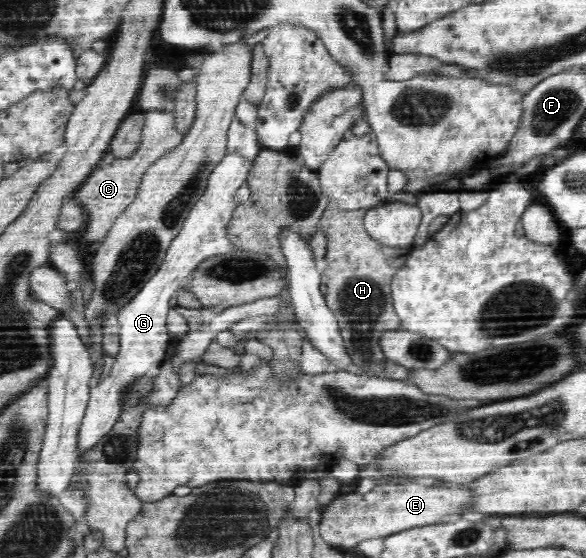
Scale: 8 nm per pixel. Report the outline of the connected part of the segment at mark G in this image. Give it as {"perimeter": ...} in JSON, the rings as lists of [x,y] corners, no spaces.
{"perimeter":[[[228,152],[223,156],[223,160],[220,160],[208,178],[204,195],[191,208],[181,232],[171,240],[155,276],[145,282],[141,291],[117,314],[120,324],[120,349],[114,356],[115,364],[109,376],[90,389],[87,410],[78,432],[78,458],[81,458],[81,454],[87,449],[93,448],[113,428],[114,422],[122,411],[122,392],[133,380],[145,376],[152,365],[163,362],[167,347],[174,342],[169,339],[169,331],[167,331],[167,312],[169,312],[171,296],[187,284],[190,273],[205,258],[238,250],[226,235],[226,228],[232,218],[233,210],[237,208],[237,202],[233,199],[234,193],[246,181],[251,165],[254,165],[254,158],[247,160],[239,153]]]}

